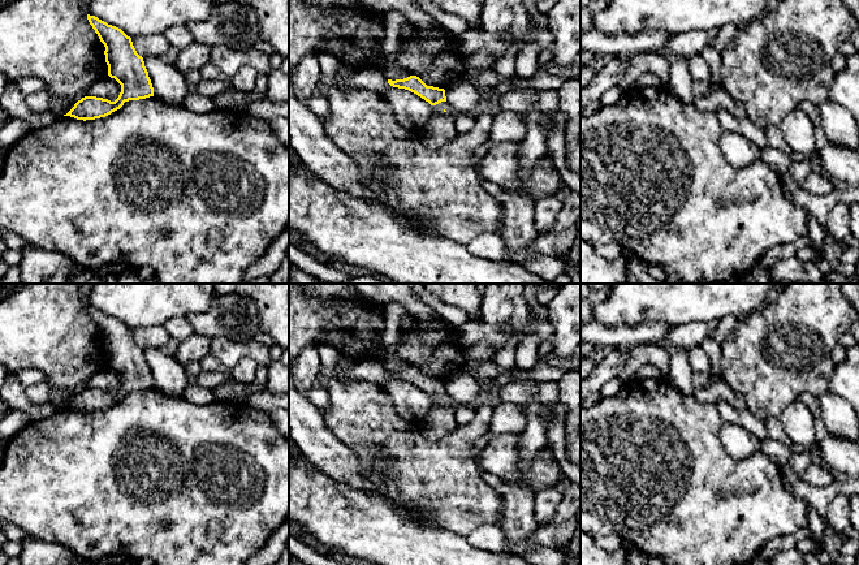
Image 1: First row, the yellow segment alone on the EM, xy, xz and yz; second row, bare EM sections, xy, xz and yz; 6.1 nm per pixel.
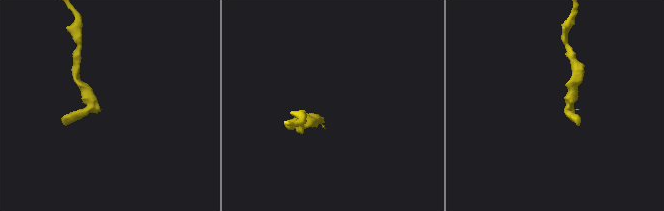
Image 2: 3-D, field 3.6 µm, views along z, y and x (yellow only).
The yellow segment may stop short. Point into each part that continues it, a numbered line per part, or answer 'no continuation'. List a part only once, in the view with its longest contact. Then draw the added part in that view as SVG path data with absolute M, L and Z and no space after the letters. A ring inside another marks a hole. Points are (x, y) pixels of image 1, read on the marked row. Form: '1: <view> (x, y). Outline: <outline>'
1: xz (440, 129). Outline: M441 102L432 105L433 115L420 129L419 135L428 147L441 147L458 135L454 118L449 115L450 105Z

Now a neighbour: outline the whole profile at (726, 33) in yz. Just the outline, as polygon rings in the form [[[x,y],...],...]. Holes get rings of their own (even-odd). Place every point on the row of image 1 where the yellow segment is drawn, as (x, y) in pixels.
[[[731,23],[720,27],[718,34],[713,43],[715,48],[722,52],[725,46],[734,38],[738,30],[739,30],[739,26],[731,25]]]

